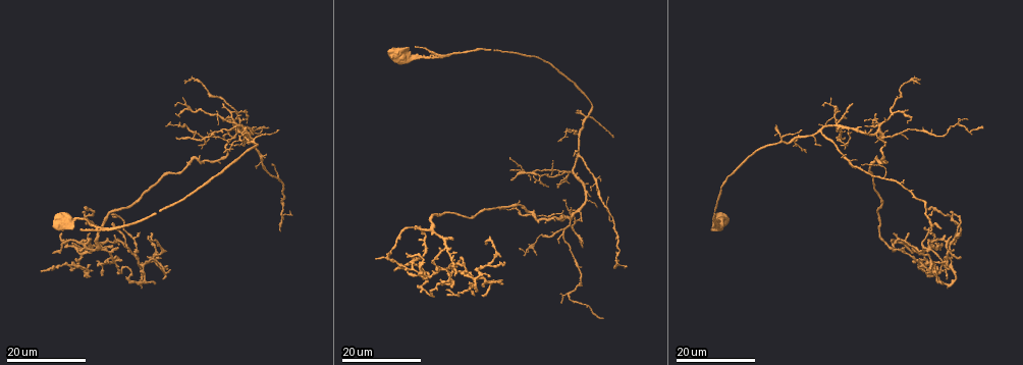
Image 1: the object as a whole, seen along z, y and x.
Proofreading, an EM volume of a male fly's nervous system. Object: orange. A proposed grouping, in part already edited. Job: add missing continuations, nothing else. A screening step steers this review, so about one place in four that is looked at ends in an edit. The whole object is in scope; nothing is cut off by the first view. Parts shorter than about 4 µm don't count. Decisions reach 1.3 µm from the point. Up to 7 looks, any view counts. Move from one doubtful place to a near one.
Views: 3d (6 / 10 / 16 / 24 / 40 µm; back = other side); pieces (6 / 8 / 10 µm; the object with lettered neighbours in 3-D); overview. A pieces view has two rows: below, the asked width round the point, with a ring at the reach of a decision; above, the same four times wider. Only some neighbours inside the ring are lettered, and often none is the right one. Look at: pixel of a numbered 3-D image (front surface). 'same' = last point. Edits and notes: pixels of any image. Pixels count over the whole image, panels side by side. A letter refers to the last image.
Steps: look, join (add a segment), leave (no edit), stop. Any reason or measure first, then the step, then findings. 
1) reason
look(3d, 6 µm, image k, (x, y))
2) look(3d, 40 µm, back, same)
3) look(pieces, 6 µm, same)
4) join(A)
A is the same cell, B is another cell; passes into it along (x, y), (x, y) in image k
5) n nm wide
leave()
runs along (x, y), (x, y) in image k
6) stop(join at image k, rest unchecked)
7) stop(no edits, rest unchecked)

look(3d, 24 µm, image 1, (907, 136))

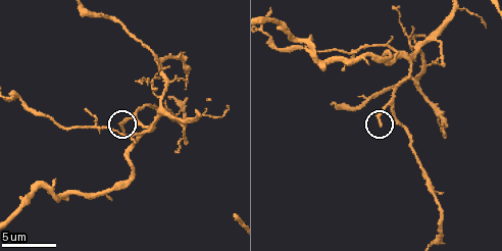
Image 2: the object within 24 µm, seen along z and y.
look(3d, 6 µm, image 2, (380, 125))

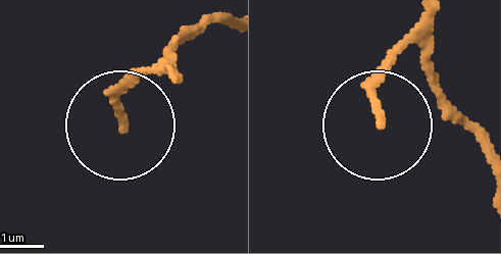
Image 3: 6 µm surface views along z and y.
look(pieces, 8 µm, image 3, (122, 120))

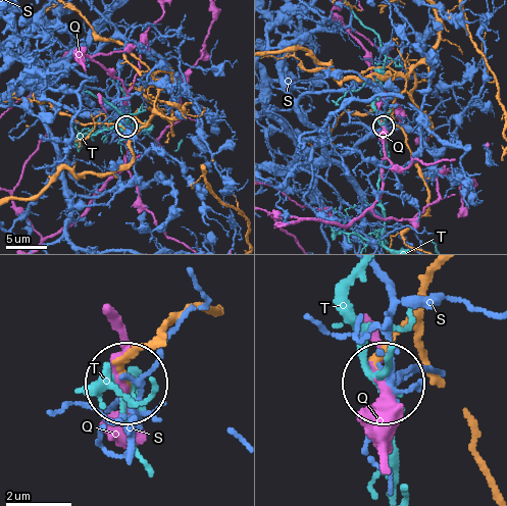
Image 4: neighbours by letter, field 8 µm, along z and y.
leave()
Q, S and T are other cells; no lettered segment goes on from it

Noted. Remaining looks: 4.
tapers out
look(pieces, 10 µm, image 2, (432, 62))

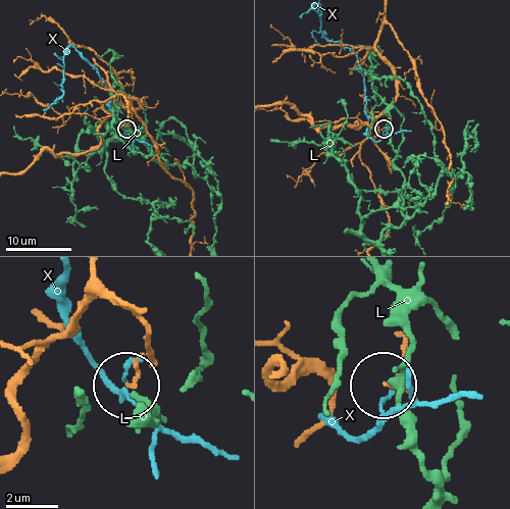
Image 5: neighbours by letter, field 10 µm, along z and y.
leave()
L and X are other cells; runs along (377, 37), (376, 53), (392, 70), (396, 89), (384, 129) in image 5; none of them fits

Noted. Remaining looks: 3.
branch stops here
look(3d, 24 µm, image 1, (558, 187))

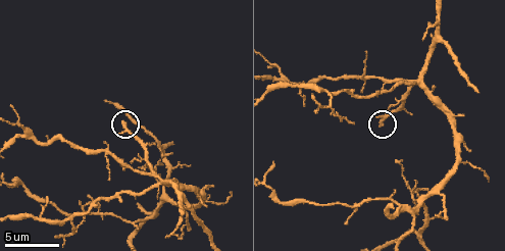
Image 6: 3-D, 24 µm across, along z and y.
what lies round it
look(pieces, 6 µm, image 6, (122, 123))

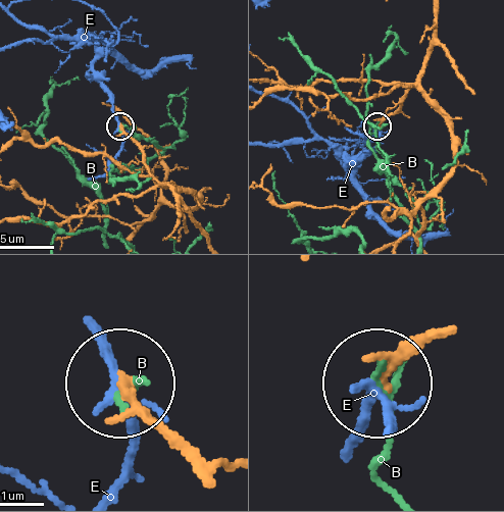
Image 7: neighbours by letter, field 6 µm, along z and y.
leave()
B and E are other cells; runs along (431, 331), (380, 379) in image 7; no lettered segment goes on from it

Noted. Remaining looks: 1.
stop(no edits, rest unchecked)

